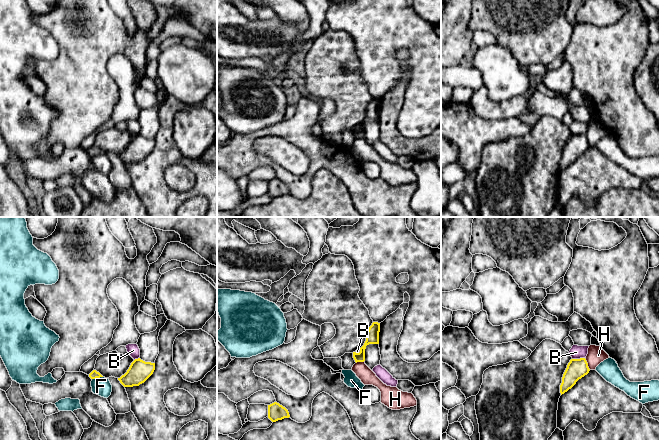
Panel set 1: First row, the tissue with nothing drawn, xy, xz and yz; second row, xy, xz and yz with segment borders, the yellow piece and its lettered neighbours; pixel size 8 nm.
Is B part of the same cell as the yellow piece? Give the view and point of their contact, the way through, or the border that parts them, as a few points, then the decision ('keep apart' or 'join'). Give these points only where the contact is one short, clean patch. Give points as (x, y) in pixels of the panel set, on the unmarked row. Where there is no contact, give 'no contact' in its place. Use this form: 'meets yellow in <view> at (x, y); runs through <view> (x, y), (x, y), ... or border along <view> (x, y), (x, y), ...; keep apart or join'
meets yellow in yz at (578, 135); border along yz (584, 133), (572, 135); keep apart

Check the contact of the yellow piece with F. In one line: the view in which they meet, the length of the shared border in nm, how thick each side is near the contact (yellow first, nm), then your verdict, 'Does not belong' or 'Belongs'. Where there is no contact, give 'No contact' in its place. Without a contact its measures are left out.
Touches yellow in xy. Shared border 90 nm. Thickness 70 nm (yellow) against 150 nm. Does not belong

